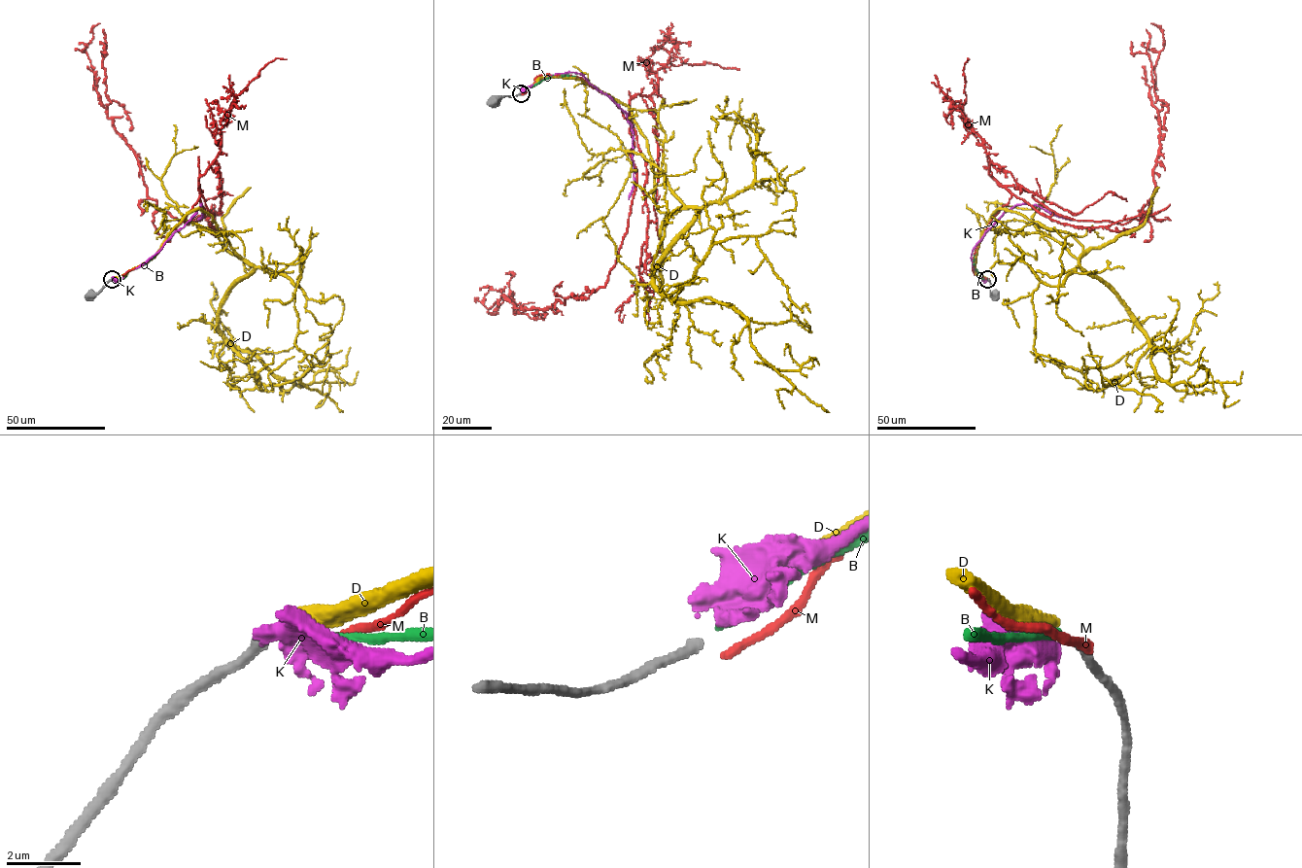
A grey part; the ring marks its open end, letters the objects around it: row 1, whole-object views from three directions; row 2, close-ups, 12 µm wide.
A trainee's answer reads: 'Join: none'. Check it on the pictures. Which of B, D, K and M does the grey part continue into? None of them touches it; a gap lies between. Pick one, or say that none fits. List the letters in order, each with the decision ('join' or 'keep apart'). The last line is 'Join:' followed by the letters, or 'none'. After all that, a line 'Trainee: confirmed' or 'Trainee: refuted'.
B: keep apart
D: keep apart
K: keep apart
M: keep apart
Join: none
Trainee: confirmed

